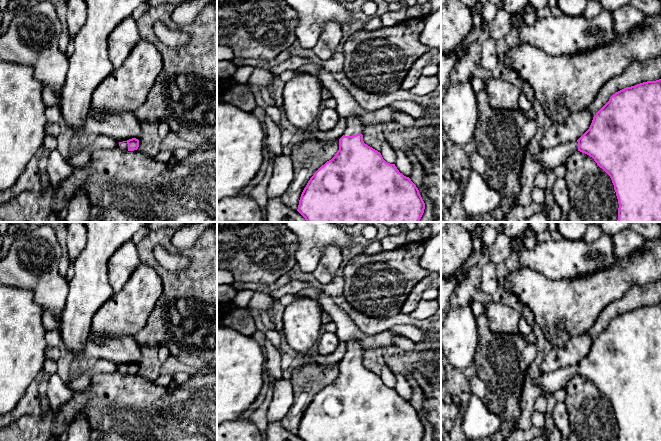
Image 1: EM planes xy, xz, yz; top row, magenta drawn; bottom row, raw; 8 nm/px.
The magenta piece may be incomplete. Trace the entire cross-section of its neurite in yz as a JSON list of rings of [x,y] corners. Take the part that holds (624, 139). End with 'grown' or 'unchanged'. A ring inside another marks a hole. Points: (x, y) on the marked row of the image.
[[[661,79],[643,82],[616,92],[594,115],[589,129],[577,141],[563,143],[550,149],[543,149],[537,155],[537,159],[541,162],[543,170],[547,168],[554,169],[557,166],[566,163],[568,158],[576,151],[580,151],[592,157],[597,165],[610,176],[619,204],[617,222],[661,222]]] | grown

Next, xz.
[[[357,116],[347,119],[339,150],[310,178],[304,188],[297,211],[306,222],[419,222],[425,203],[416,185],[399,172],[395,164],[386,162],[381,153],[363,141],[363,125]]] | grown

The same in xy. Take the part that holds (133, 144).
[[[132,138],[127,141],[119,142],[119,147],[123,151],[137,150],[139,147],[139,140],[136,138]]] | grown

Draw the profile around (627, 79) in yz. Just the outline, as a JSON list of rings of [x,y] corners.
[[[661,54],[643,61],[634,60],[621,75],[611,78],[603,85],[586,110],[596,115],[616,92],[626,87],[659,79],[661,79]]]

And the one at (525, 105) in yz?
[[[520,94],[519,100],[518,100],[519,109],[526,113],[532,108],[532,104],[529,101],[529,99],[526,97],[525,94]]]

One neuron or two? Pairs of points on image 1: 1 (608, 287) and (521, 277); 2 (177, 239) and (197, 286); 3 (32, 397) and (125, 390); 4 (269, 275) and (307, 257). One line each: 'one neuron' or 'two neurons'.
1: one neuron
2: two neurons
3: two neurons
4: two neurons

